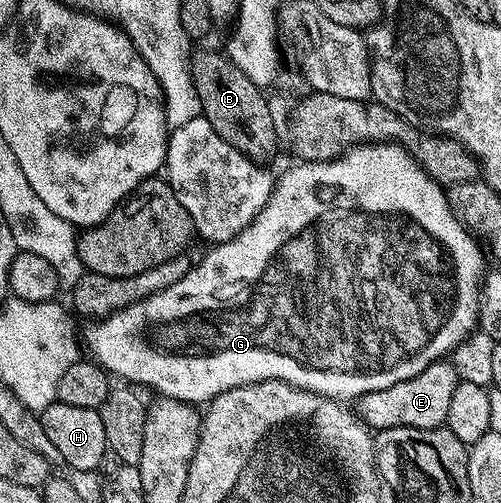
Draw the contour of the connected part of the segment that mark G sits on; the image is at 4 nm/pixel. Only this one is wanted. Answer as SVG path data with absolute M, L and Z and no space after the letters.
M394 144L356 146L337 160L311 160L295 165L283 176L277 177L274 193L257 219L236 238L213 245L209 249L211 252L199 264L197 261L190 272L180 278L180 282L168 286L168 290L152 294L147 300L91 323L94 325L86 332L86 348L91 352L89 355L93 363L115 377L118 375L122 379L119 381L134 386L147 384L158 391L159 397L182 400L195 406L205 405L233 388L265 380L283 380L321 396L333 396L336 400L350 402L353 396L361 398L420 374L428 365L453 353L457 345L475 331L483 249L479 241L455 218L446 201L443 185L431 179L405 149Z

